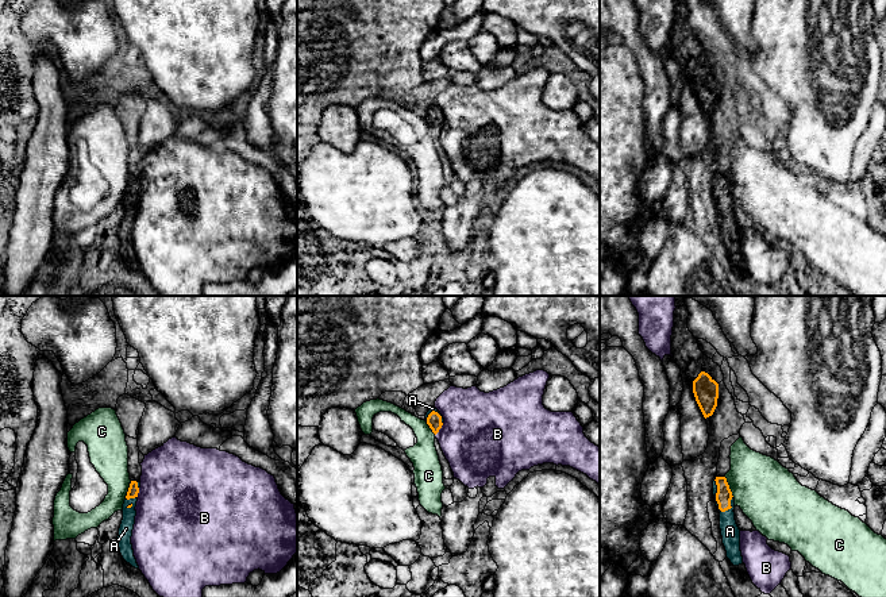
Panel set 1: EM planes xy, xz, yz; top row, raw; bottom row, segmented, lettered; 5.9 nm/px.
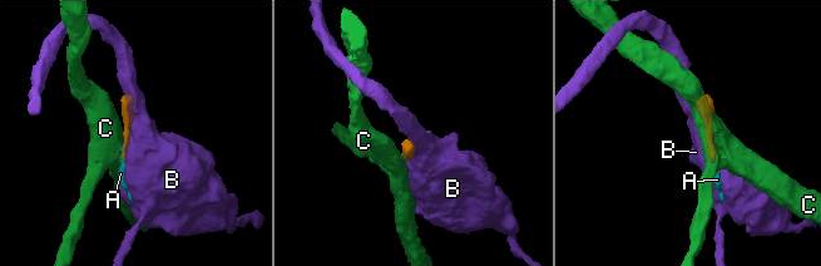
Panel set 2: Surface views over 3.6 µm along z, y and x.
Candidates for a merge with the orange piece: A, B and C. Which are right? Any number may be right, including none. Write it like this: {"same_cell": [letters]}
{"same_cell": ["A"]}

